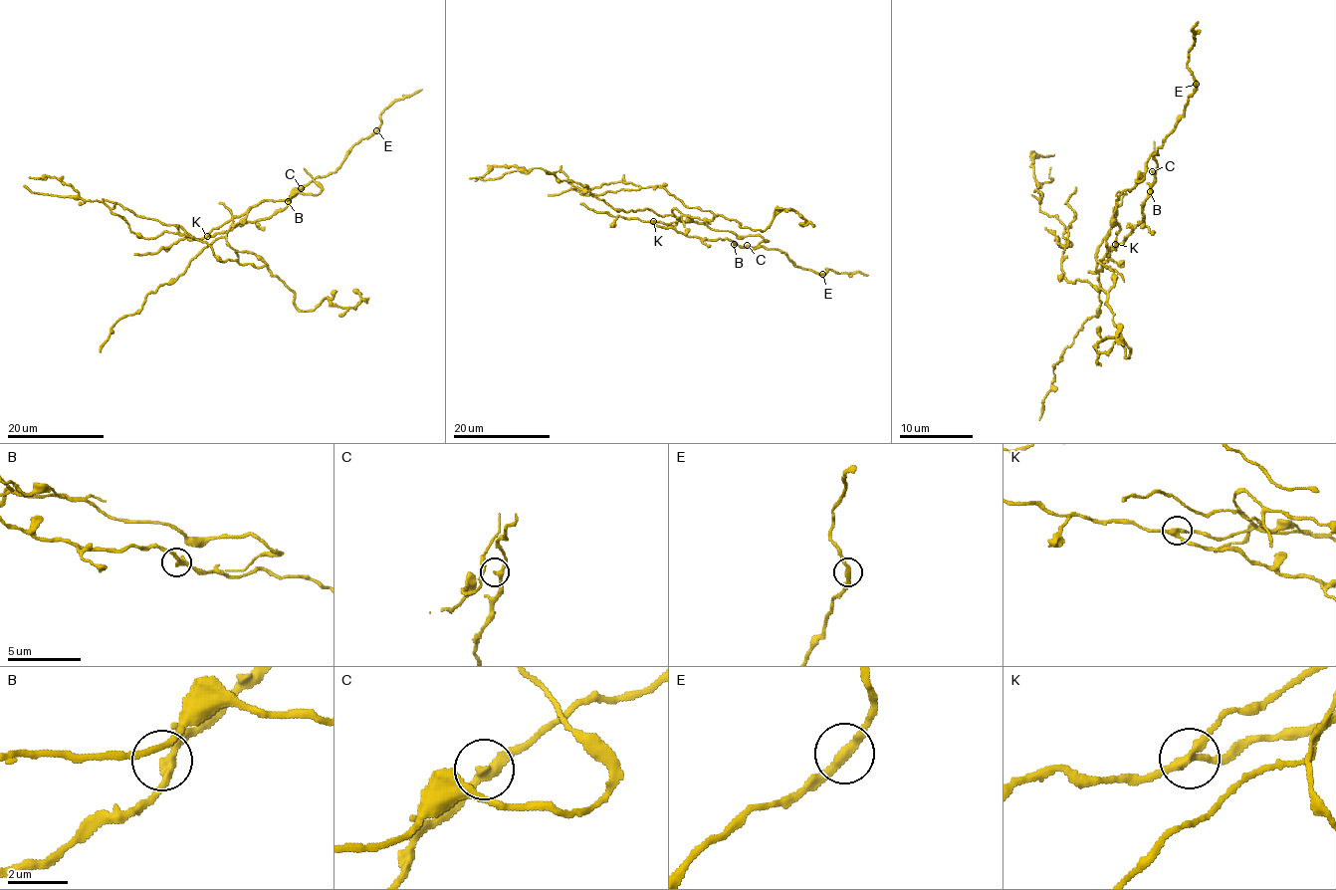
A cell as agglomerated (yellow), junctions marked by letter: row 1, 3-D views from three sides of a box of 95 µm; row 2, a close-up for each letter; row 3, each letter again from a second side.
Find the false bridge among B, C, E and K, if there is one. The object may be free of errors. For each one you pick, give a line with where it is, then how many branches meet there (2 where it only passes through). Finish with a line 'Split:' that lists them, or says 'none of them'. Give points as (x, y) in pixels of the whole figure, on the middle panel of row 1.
K: (653, 221) | 3
Split: K

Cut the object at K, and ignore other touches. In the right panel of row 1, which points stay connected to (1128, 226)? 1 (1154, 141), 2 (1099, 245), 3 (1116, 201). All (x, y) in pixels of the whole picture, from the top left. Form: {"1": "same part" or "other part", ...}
{"1": "other part", "2": "other part", "3": "other part"}

